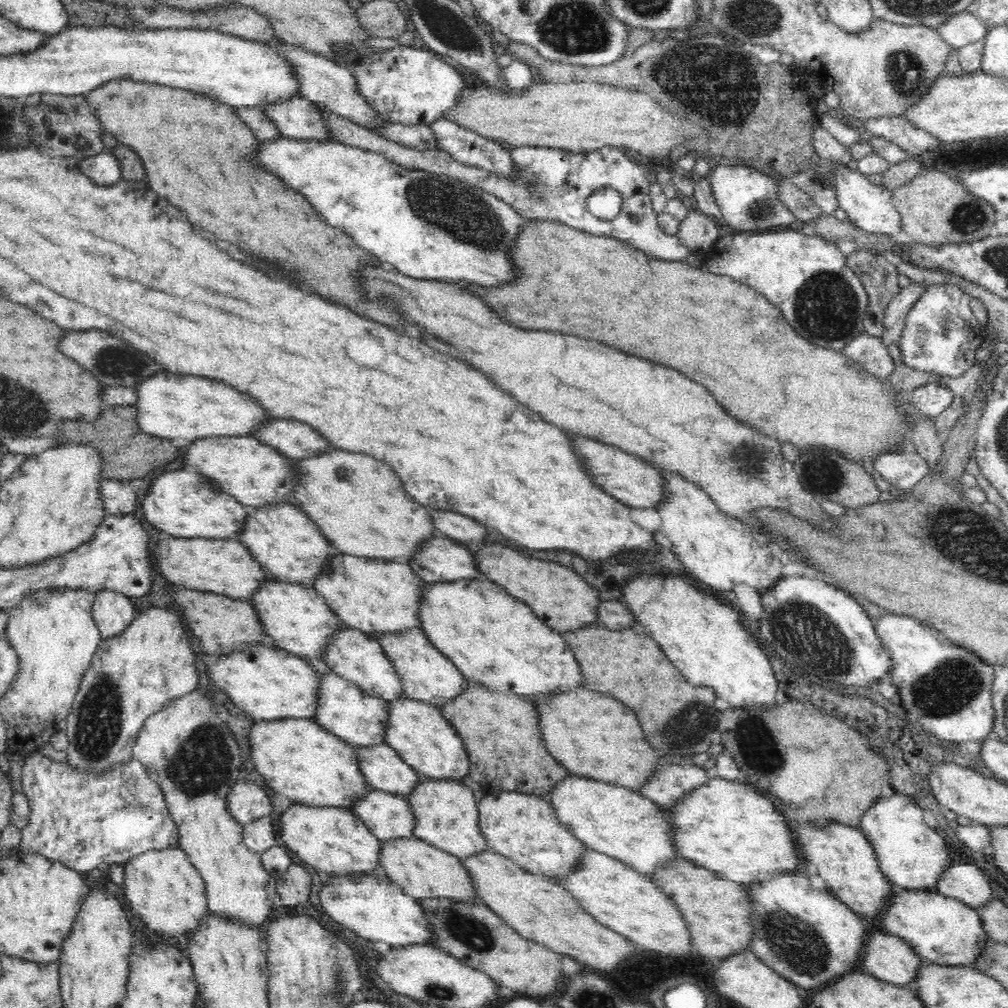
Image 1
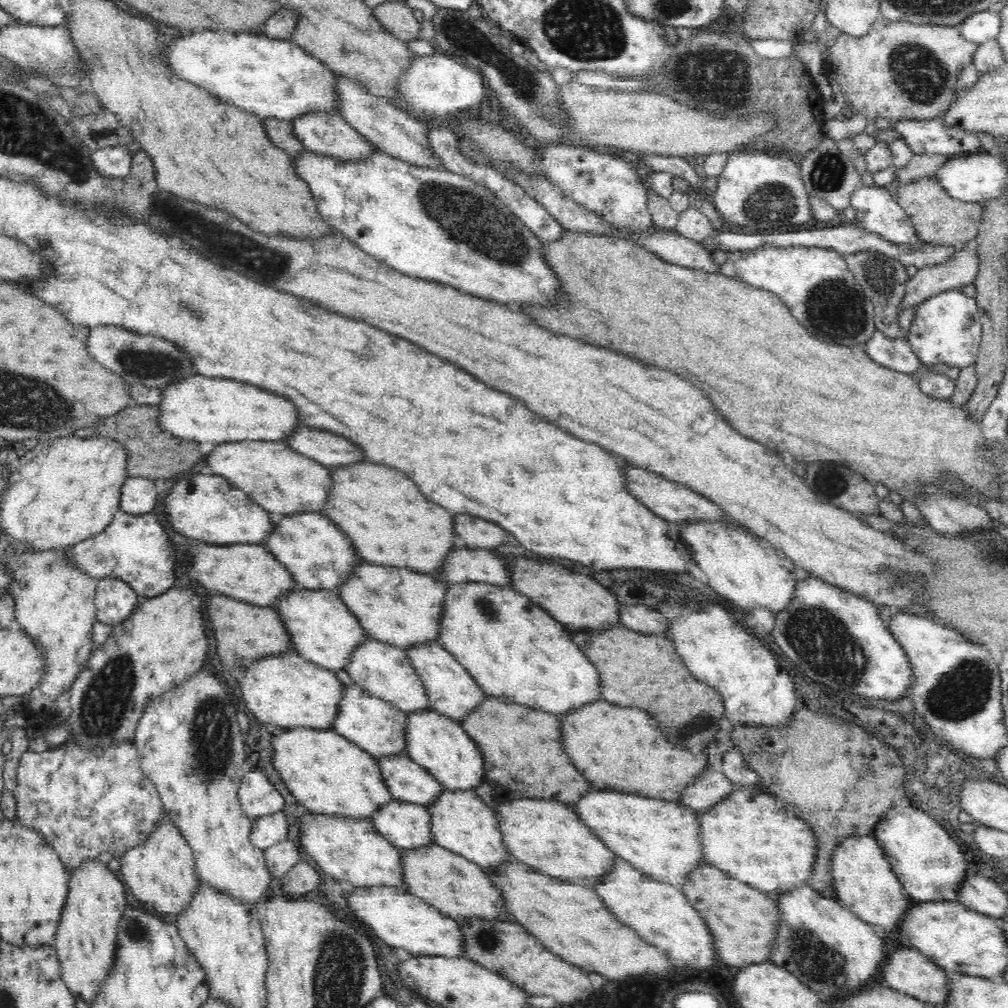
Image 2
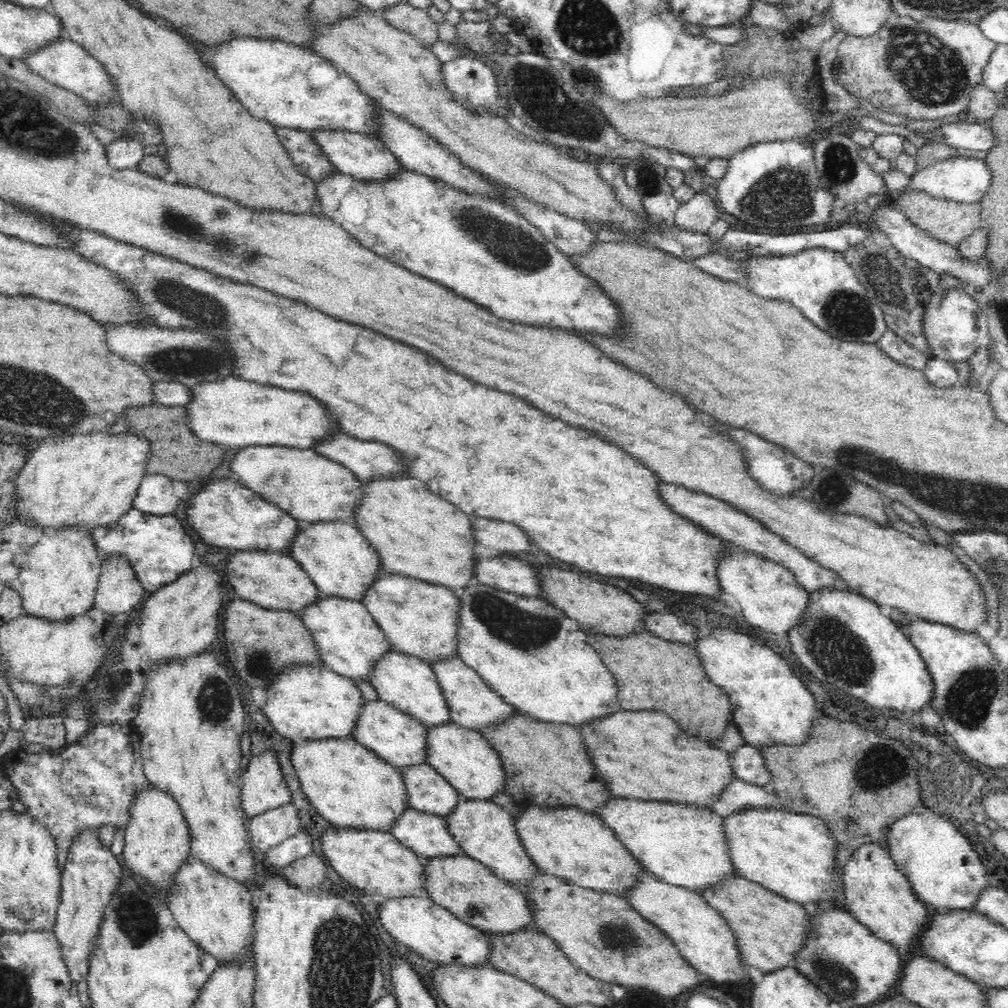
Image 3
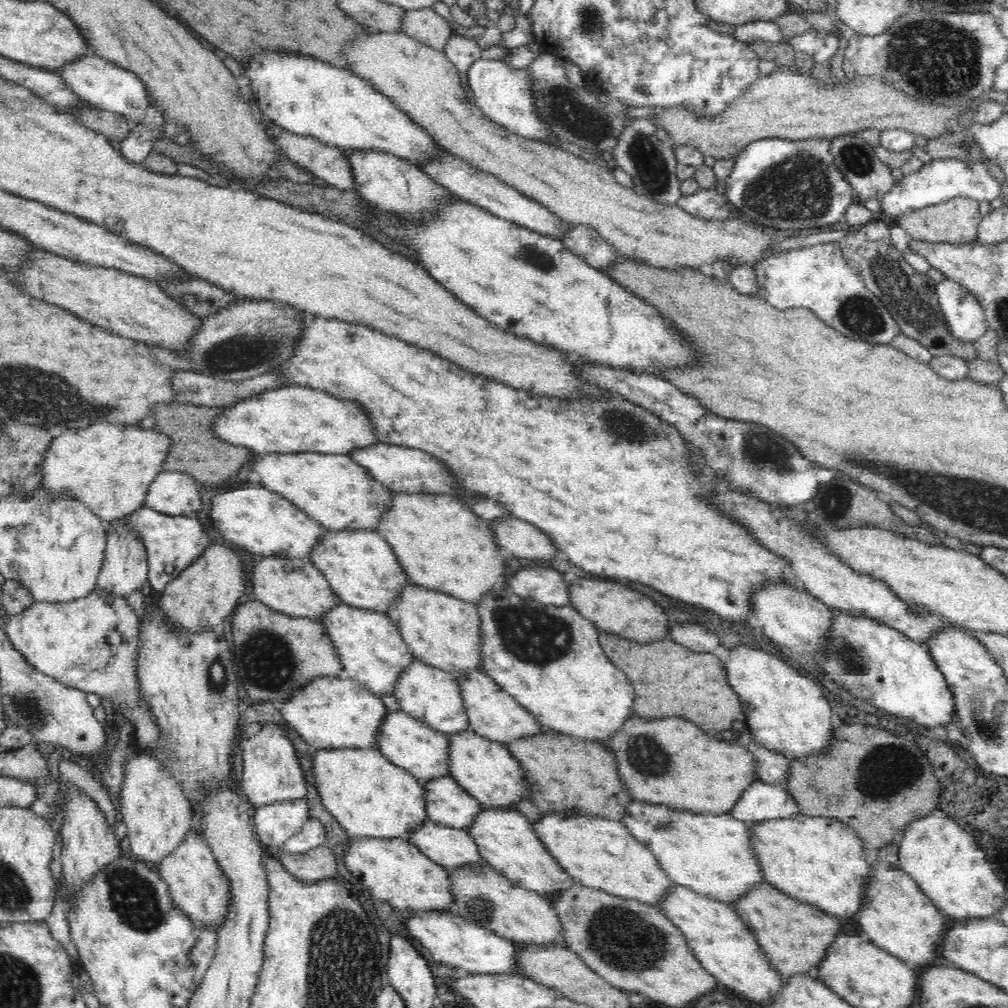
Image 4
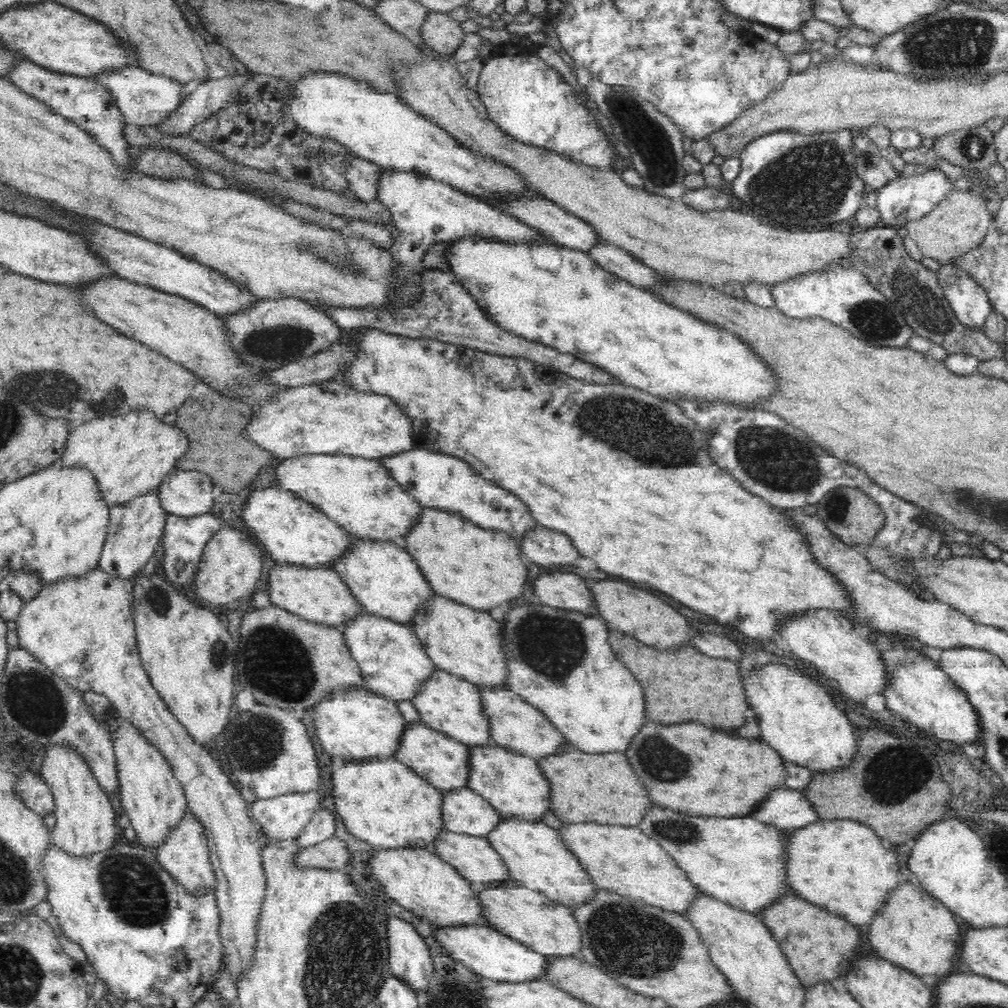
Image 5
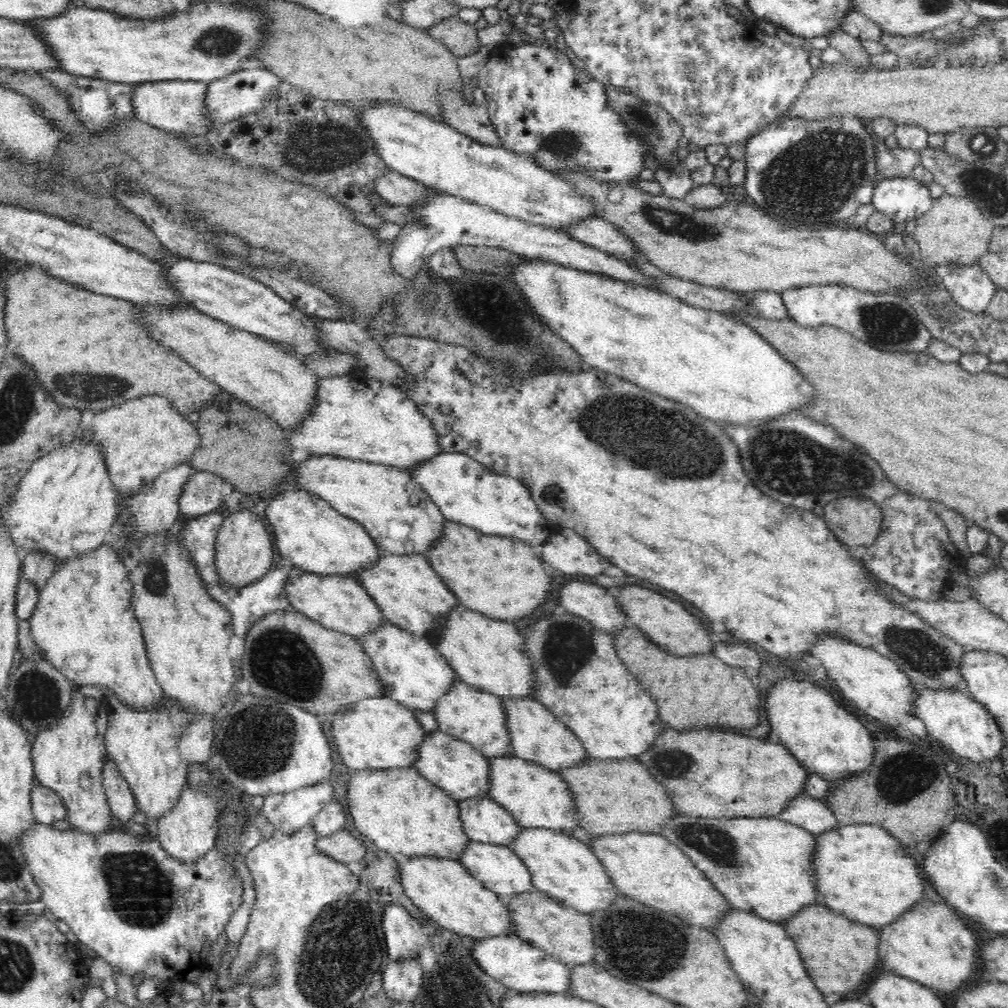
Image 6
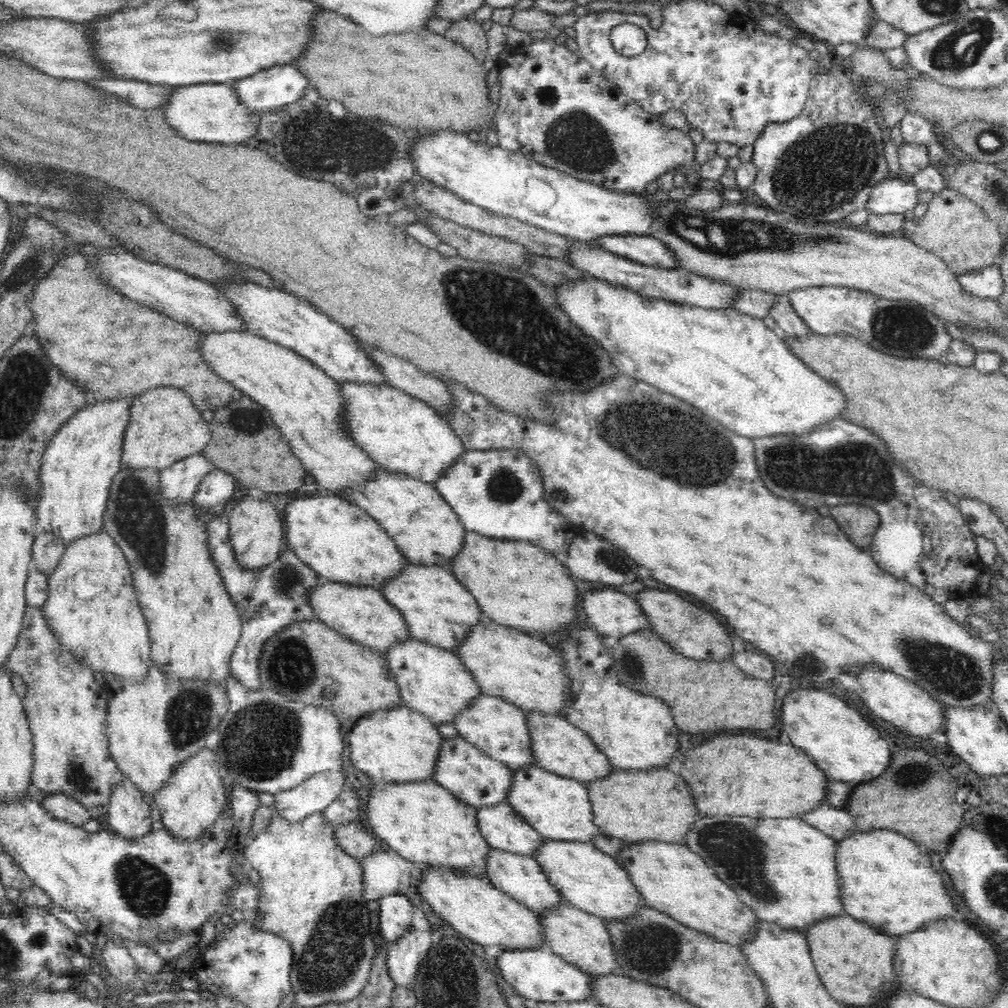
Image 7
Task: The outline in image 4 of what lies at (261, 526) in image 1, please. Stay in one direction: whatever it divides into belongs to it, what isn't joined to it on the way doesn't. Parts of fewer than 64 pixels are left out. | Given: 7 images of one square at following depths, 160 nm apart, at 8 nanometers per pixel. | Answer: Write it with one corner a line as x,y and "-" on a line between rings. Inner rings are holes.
327,531
321,543
314,548
310,559
320,571
324,572
331,583
331,588
341,597
342,602
354,608
386,614
394,609
394,604
402,596
405,588
413,585
405,568
398,561
398,555
394,553
392,545
388,543
386,537
375,531

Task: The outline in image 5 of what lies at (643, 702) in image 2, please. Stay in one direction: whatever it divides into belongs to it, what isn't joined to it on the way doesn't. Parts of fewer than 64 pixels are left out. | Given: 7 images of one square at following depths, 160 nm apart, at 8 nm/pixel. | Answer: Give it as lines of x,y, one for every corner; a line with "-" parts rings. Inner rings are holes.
614,628
609,629
608,640
618,660
632,672
640,672
634,676
644,688
648,718
664,724
700,722
708,728
740,728
746,724
744,712
748,710
748,700
736,662
712,660
698,654
698,648
692,648
692,644
680,648
682,652
678,654
662,652
-
636,662
640,670
636,670

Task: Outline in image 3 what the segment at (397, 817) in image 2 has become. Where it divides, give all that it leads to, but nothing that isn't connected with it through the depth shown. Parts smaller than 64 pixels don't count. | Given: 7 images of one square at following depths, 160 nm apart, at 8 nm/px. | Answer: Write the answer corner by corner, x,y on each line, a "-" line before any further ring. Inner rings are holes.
412,808
397,821
390,833
425,861
466,854
450,833
445,818
426,815

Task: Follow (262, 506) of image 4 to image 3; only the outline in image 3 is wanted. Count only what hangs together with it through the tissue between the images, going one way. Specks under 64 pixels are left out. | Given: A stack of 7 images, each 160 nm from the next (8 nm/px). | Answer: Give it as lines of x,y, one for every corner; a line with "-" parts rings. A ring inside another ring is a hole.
233,476
212,480
202,486
188,502
185,521
188,522
187,527
194,532
196,538
202,536
206,544
214,544
214,546
220,546
220,548
232,548
233,552
274,550
287,553
304,525
303,522
294,518
288,511
284,511
278,504
260,496
258,492
254,492
241,484

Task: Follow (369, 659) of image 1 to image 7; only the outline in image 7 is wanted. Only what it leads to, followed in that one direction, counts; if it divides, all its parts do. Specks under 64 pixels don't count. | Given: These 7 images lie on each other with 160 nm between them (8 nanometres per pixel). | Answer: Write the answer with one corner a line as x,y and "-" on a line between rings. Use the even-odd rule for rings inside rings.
482,694
476,702
454,720
458,736
475,744
486,756
503,762
513,771
526,771
537,766
533,736
526,711
504,699

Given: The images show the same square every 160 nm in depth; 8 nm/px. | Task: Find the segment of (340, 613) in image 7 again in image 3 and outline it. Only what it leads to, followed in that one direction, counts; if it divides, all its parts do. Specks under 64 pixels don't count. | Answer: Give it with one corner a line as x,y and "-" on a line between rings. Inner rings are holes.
281,551
230,552
223,572
227,584
234,588
236,599
244,599
271,611
292,611
299,615
310,604
321,599
318,586
311,580
302,563

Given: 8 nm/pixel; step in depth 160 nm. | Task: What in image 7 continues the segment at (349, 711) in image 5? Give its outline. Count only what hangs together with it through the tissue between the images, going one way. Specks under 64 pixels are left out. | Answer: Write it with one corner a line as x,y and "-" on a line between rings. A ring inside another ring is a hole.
406,706
362,716
348,734
347,743
353,766
371,780
382,784
407,784
434,780
445,738
426,715

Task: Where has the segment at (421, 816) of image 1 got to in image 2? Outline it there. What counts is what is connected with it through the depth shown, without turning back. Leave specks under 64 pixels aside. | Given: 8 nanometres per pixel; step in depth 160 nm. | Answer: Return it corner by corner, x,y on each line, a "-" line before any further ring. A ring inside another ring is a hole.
448,791
429,807
432,814
434,843
480,865
488,874
494,874
502,864
516,861
505,846
504,835
497,813
488,804
484,804
472,791

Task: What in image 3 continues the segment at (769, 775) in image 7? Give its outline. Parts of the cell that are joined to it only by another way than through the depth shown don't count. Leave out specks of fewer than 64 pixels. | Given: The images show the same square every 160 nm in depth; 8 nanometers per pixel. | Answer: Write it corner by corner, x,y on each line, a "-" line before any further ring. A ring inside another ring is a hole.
616,712
606,720
582,726
586,747
613,797
710,808
737,779
730,752
710,748
700,738
686,734
662,712

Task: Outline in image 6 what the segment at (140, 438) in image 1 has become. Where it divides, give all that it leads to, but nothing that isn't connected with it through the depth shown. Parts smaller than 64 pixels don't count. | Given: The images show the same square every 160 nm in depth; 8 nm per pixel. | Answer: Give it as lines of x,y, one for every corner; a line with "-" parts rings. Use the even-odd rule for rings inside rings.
226,397
217,402
209,404
206,408
200,410
200,418
196,428
202,436
201,446
197,452
194,452
188,462
194,465
196,470
208,471
221,476
228,482
231,482
240,492
252,494
252,492
264,492
272,490
280,484
282,478
290,476
300,463
300,456
293,451
288,442
286,430
280,428
265,413
251,407
245,401
236,397

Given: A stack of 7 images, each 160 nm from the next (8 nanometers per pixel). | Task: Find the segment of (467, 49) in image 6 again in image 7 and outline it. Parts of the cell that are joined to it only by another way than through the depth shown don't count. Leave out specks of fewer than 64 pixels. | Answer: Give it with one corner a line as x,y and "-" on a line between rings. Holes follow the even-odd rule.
470,17
454,21
444,36
472,51
481,62
488,56
488,32

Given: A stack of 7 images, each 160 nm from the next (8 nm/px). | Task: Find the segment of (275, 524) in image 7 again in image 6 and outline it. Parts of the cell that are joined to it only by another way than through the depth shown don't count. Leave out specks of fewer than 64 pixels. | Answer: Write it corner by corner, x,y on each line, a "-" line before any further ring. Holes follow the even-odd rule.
240,510
228,514
216,540
217,565
227,585
237,588
260,580
270,570
274,558
274,535
264,517
252,510

